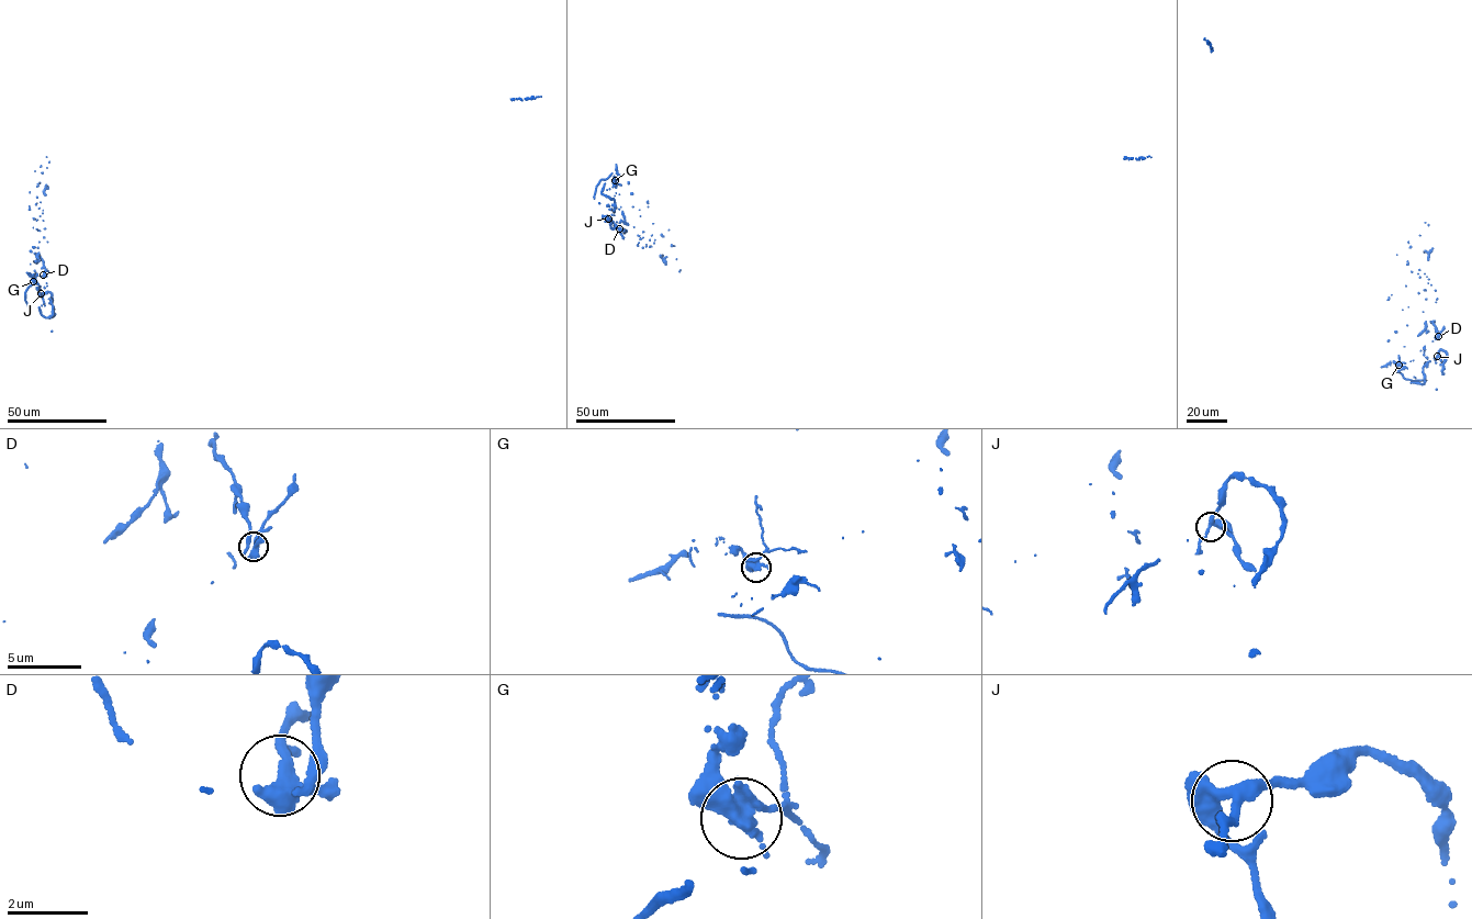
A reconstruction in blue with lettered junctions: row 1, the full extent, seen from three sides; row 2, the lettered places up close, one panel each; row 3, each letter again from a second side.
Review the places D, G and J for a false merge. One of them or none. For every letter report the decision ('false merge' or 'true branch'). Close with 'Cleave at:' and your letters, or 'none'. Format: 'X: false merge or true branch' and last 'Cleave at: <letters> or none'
D: true branch
G: false merge
J: true branch
Cleave at: G

